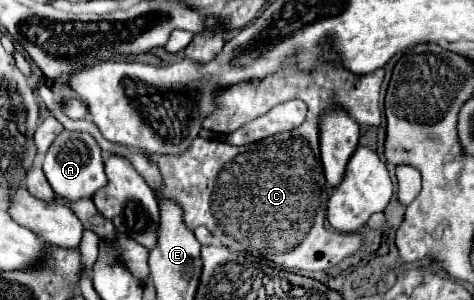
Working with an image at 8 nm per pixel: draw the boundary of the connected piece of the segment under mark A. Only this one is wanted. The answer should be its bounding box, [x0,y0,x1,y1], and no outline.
[42,130,106,200]

